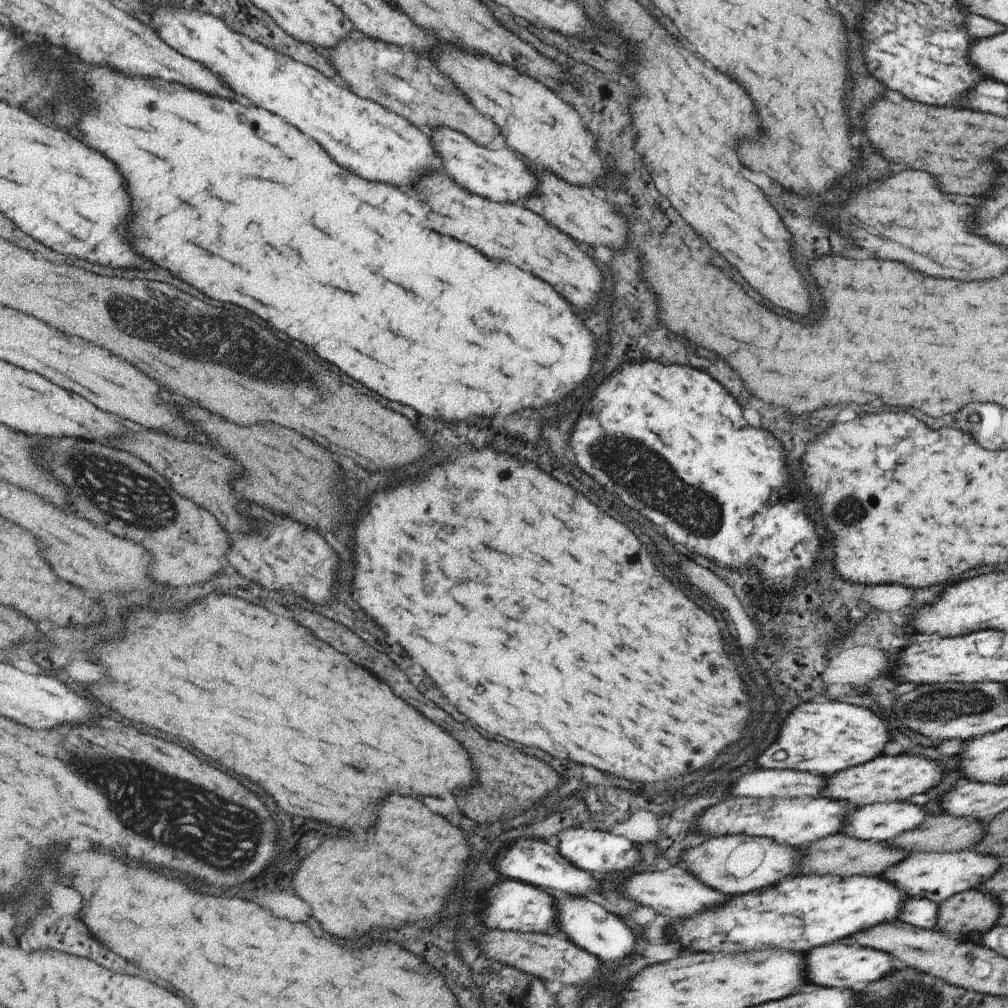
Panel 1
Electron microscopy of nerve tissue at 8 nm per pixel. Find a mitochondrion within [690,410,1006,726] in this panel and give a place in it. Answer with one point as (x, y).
(838, 511)

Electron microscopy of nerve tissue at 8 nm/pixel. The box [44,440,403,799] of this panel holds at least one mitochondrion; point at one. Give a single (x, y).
(100, 481)

